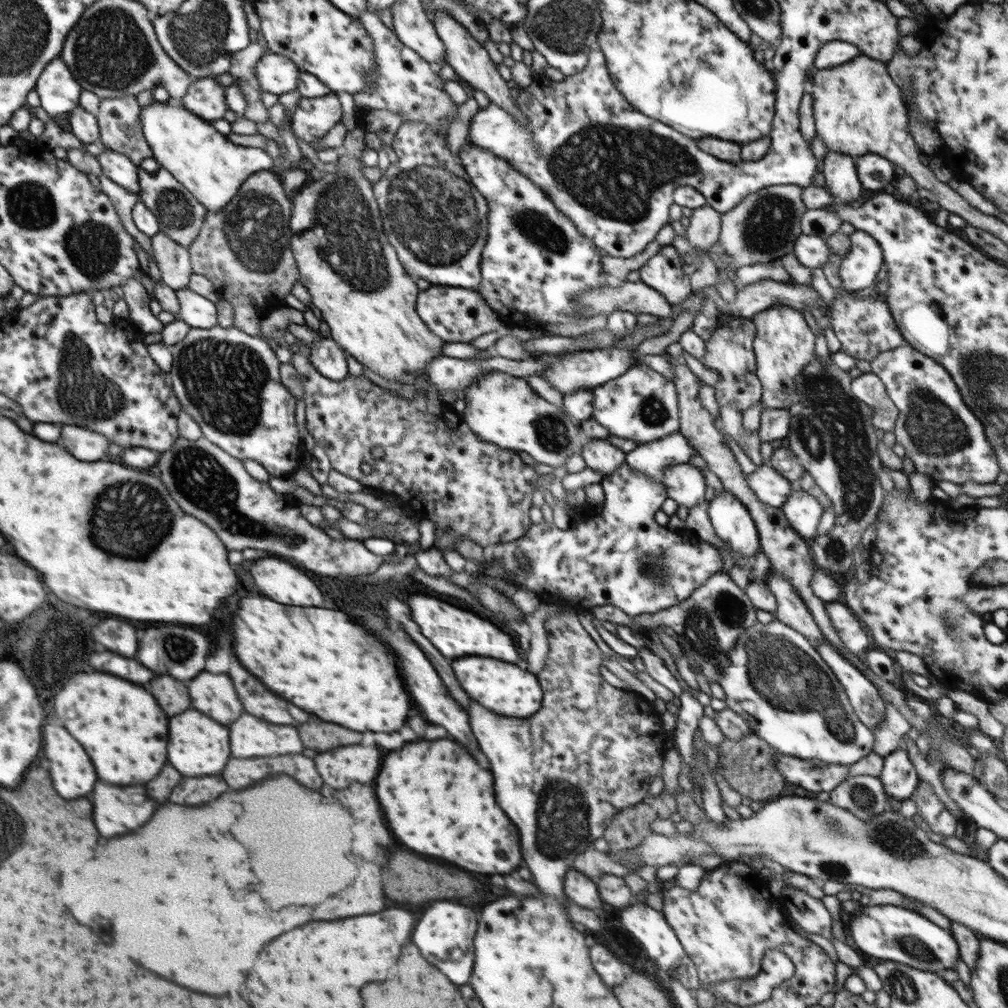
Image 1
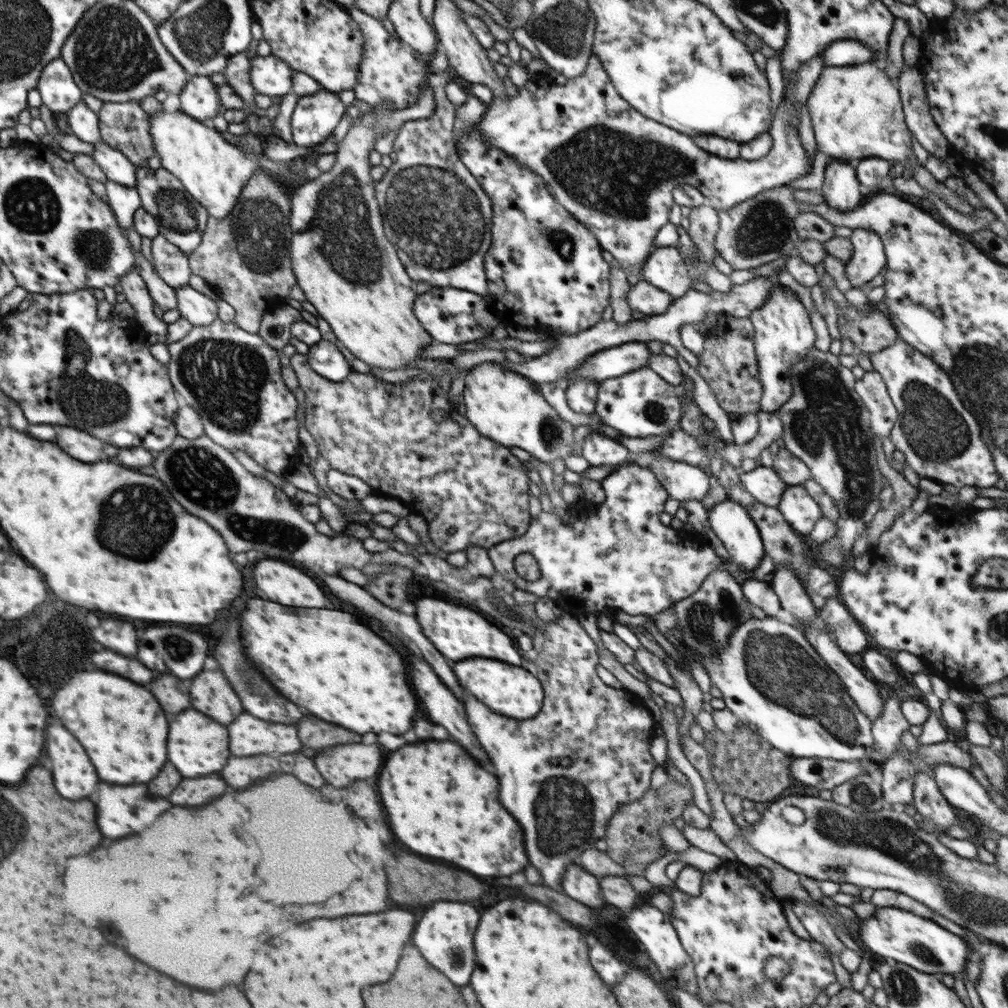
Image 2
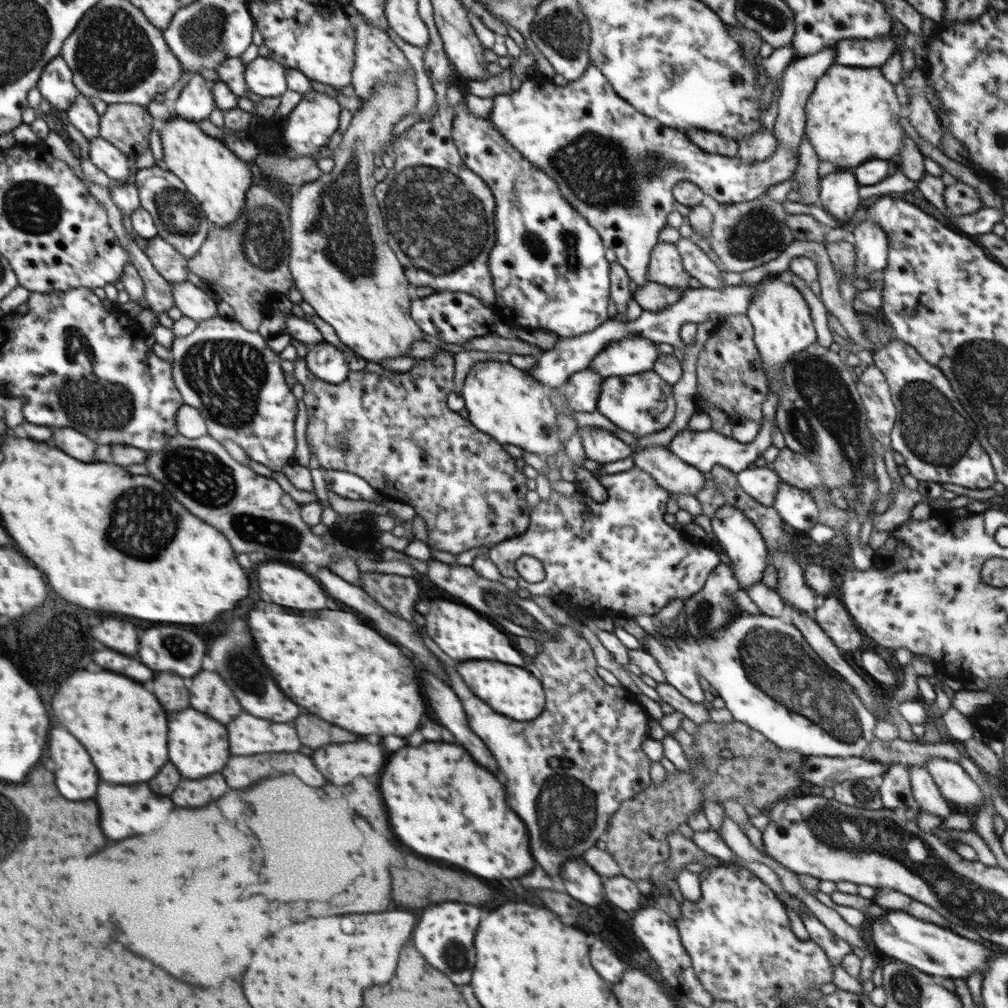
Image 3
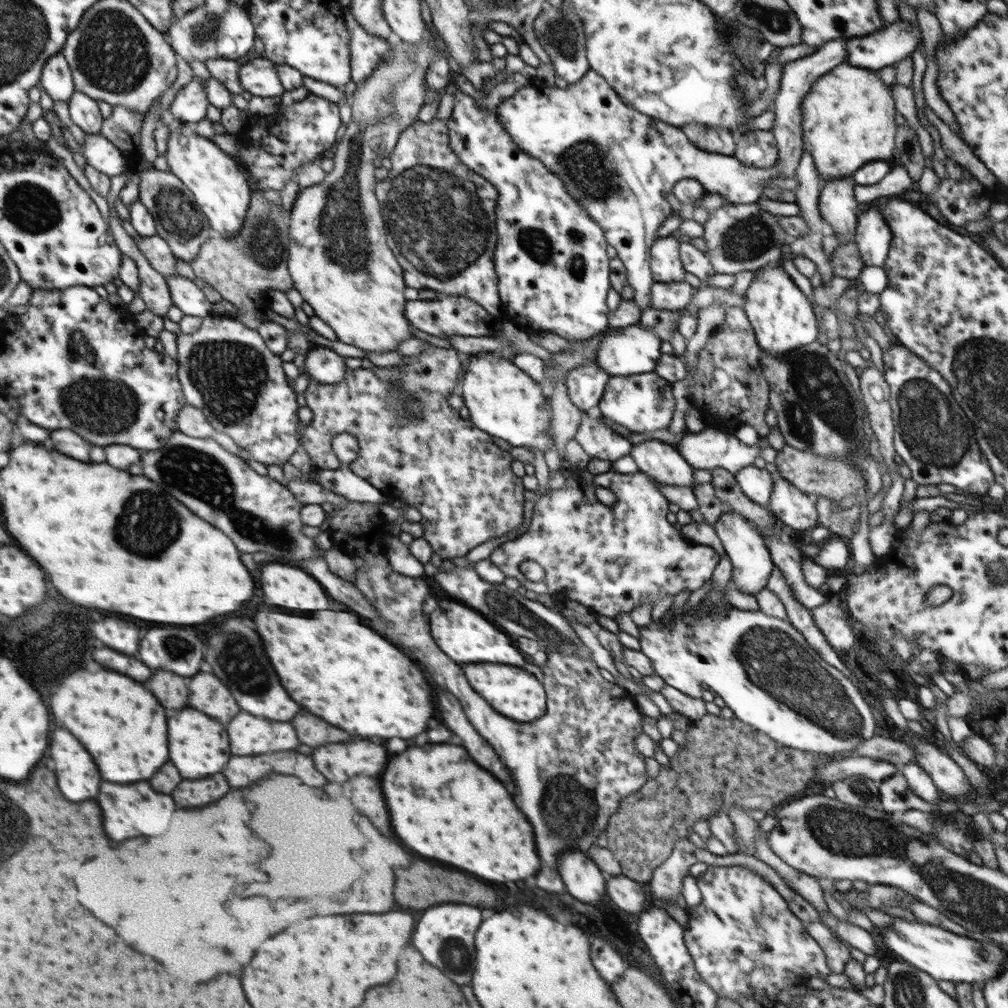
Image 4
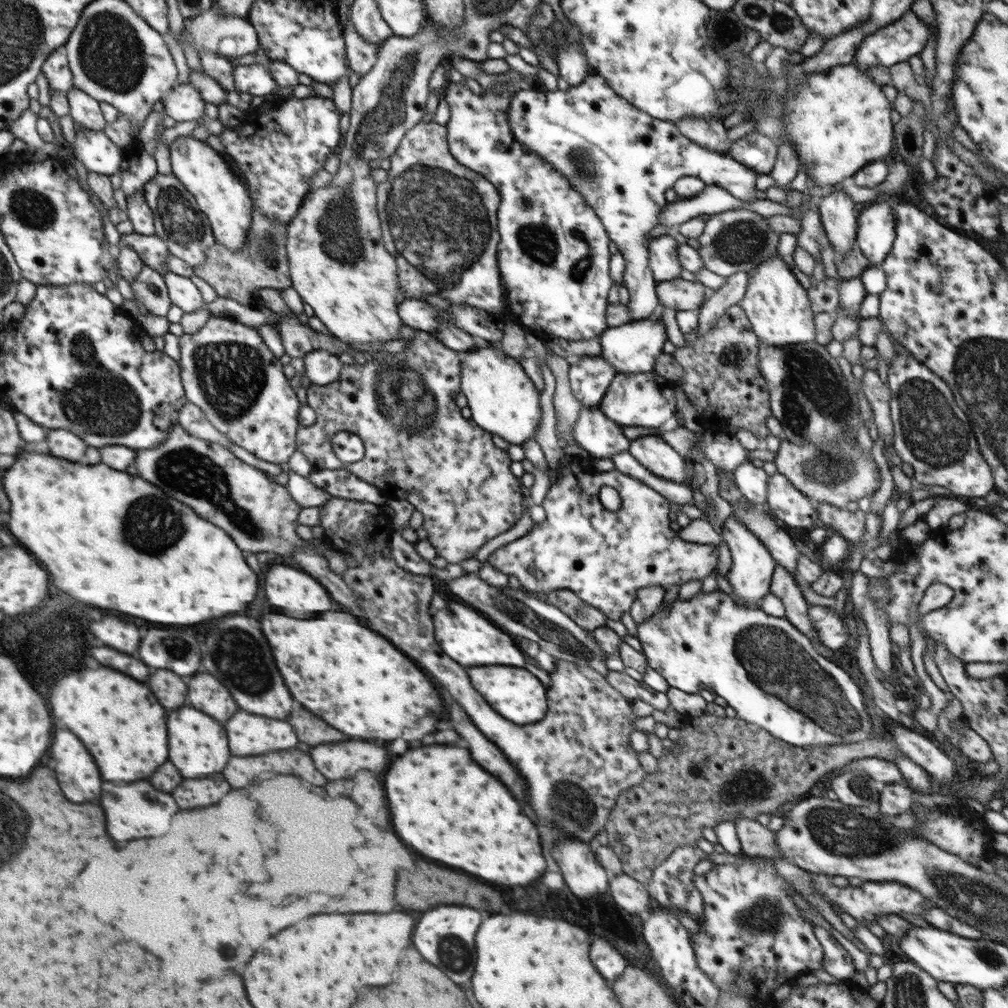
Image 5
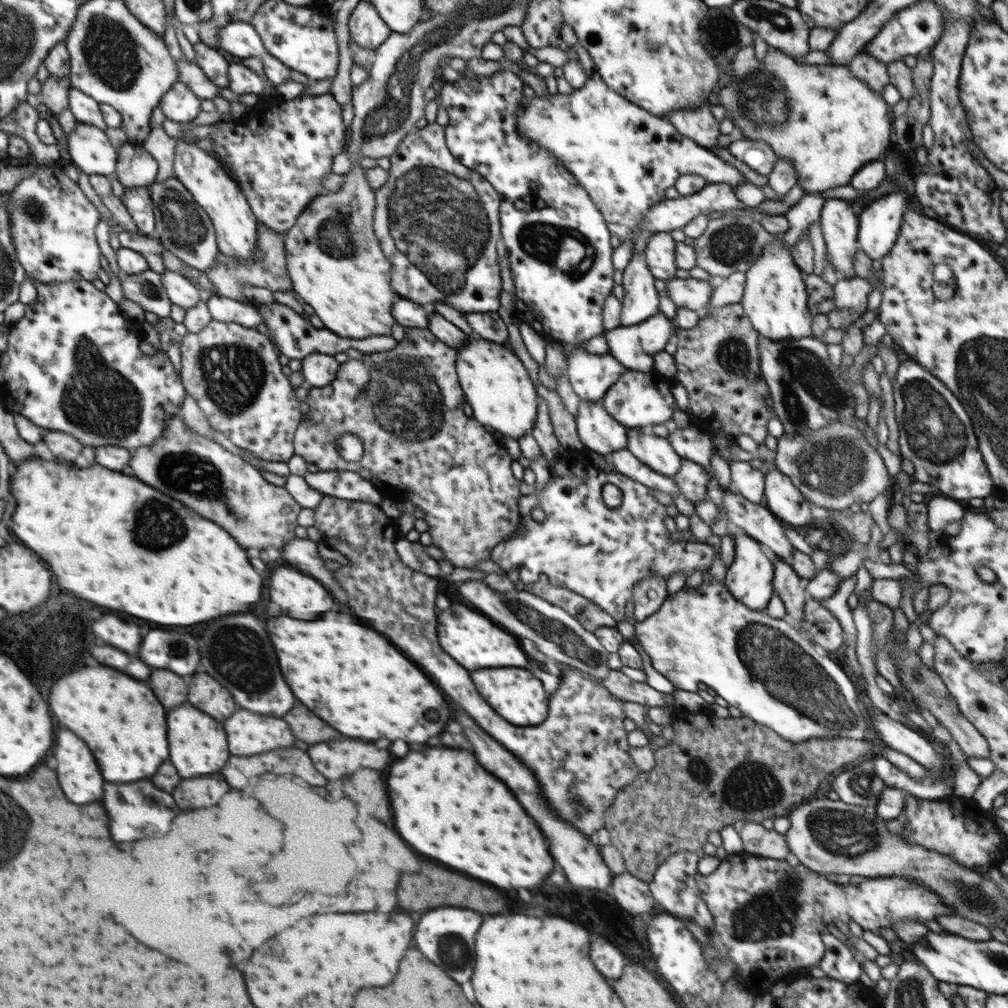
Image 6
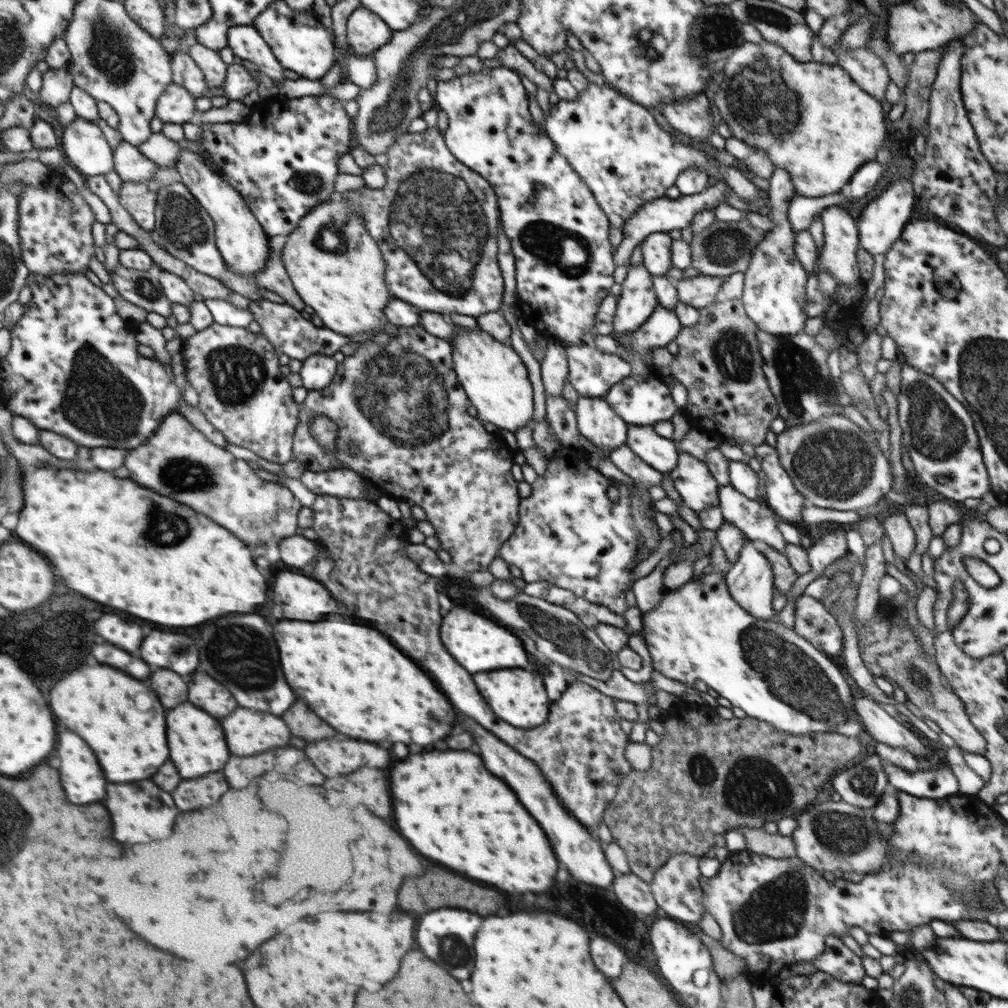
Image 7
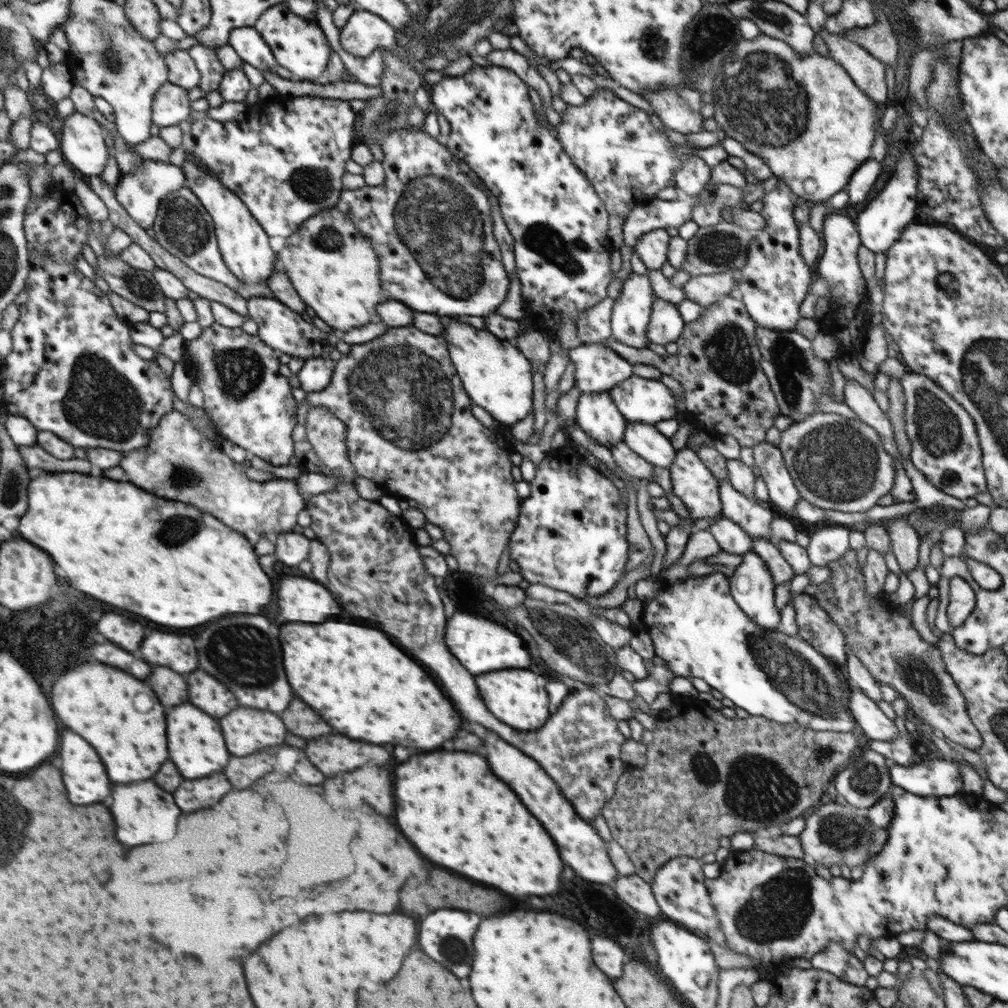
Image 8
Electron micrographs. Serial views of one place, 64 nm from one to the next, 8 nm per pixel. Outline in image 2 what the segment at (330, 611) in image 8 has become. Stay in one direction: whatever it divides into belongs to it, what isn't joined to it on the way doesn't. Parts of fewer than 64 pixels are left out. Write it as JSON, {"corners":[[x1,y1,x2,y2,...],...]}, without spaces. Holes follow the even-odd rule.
{"corners":[[276,560,258,562,254,568,254,578,256,578,258,590,266,594,266,600,272,600,284,606,298,606,298,608,332,608,332,606,336,608,336,602,332,602,308,574,284,562,276,562]]}

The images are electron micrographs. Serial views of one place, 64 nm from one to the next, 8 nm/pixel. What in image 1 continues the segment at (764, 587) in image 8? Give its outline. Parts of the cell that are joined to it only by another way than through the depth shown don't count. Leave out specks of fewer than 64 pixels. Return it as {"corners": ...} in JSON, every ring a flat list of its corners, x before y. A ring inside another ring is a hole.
{"corners":[[725,490,705,506,717,537,737,554,754,558,761,550,759,534,744,504]]}

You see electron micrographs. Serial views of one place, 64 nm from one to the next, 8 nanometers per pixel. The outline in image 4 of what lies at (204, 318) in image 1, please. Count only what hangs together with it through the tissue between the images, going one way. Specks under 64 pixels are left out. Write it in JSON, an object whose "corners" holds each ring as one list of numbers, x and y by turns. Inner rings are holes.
{"corners":[[178,276,165,277,171,299,184,315,199,317,214,316,212,303,192,279]]}

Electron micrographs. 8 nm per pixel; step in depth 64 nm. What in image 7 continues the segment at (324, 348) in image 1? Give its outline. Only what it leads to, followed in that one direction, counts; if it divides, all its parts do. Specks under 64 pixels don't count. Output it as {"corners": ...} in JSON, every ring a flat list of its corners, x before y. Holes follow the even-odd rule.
{"corners":[[314,354,302,361,299,374,306,390,320,390,332,382,337,371,333,356]]}

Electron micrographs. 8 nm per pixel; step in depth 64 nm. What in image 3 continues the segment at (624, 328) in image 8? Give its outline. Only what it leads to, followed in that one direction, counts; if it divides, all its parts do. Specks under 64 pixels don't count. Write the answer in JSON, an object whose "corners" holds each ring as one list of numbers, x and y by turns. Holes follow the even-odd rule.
{"corners":[[591,64,584,71,584,74,575,81,569,81,566,86,560,86,554,84,546,84,544,88,540,88,529,79,522,82,515,92,509,94,499,94,494,97,493,109,489,114,488,119,492,121,493,127,496,132,508,142,510,146,513,146,516,150,520,151,520,154,524,155,532,164,535,164,540,170,543,170,550,178,556,181,559,186,561,195,575,208,599,233,602,237,604,246,606,248,612,248,617,256,617,262,624,268,629,279,634,281,638,287,644,286,648,281,648,267,651,259,651,252,656,243,659,241,658,234,662,227,666,226,666,220,668,220,668,214,673,211,671,207,671,196,673,192,673,186,680,181,690,181,697,184,704,194,712,196,714,200,717,200,720,205,731,205,739,202,748,202,758,198,761,194,765,194,774,184,784,182,792,178,794,171,796,170,799,161,799,151,791,150,787,146,782,145,780,141,777,141,776,152,764,162,744,163,737,156,729,157,716,153,707,153,705,150,698,148,690,140,688,140,685,133,678,131,669,126,660,124,655,118,650,118,648,115,642,114,639,110,636,110,631,104,628,104,620,95,611,87,608,79,600,72,597,66]]}

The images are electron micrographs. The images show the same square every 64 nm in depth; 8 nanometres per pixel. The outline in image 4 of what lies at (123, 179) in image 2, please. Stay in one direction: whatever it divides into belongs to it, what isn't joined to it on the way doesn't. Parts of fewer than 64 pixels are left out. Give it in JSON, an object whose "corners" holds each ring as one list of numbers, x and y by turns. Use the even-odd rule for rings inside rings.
{"corners":[[84,134,86,140,81,144,82,154,87,164,96,170,107,174,110,178,124,172,124,158,120,150,110,139,104,138,102,134]]}

